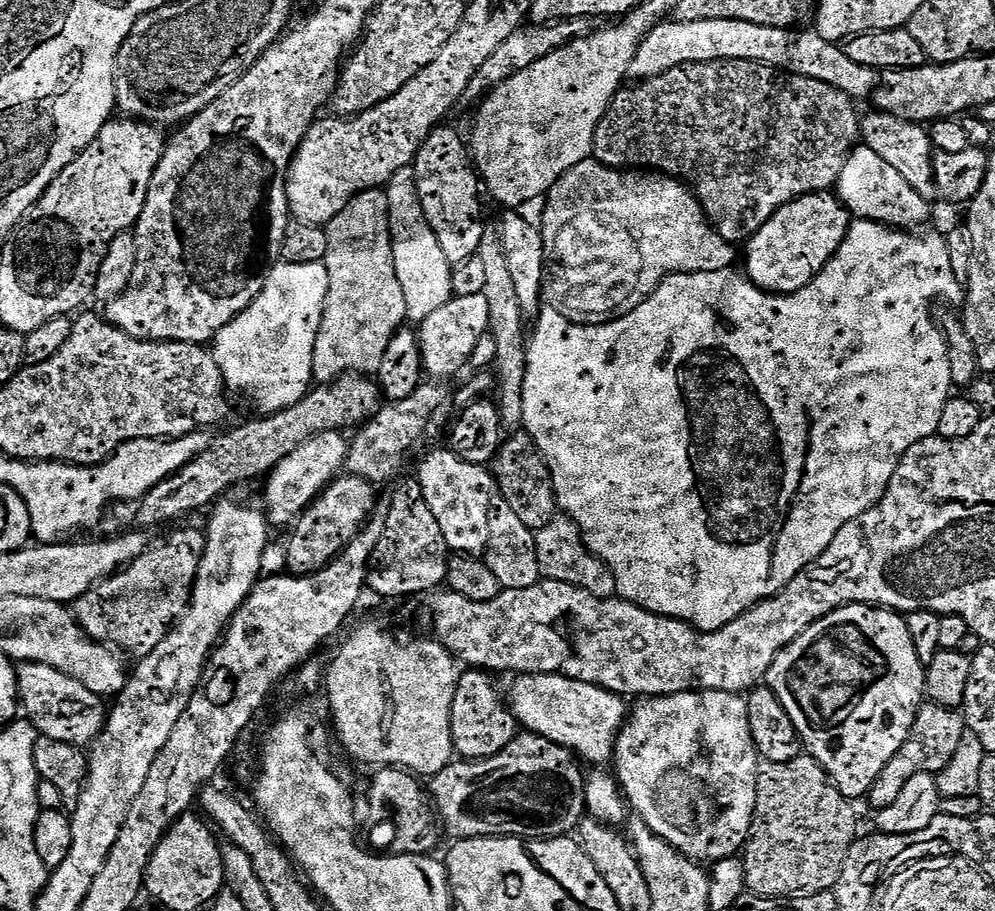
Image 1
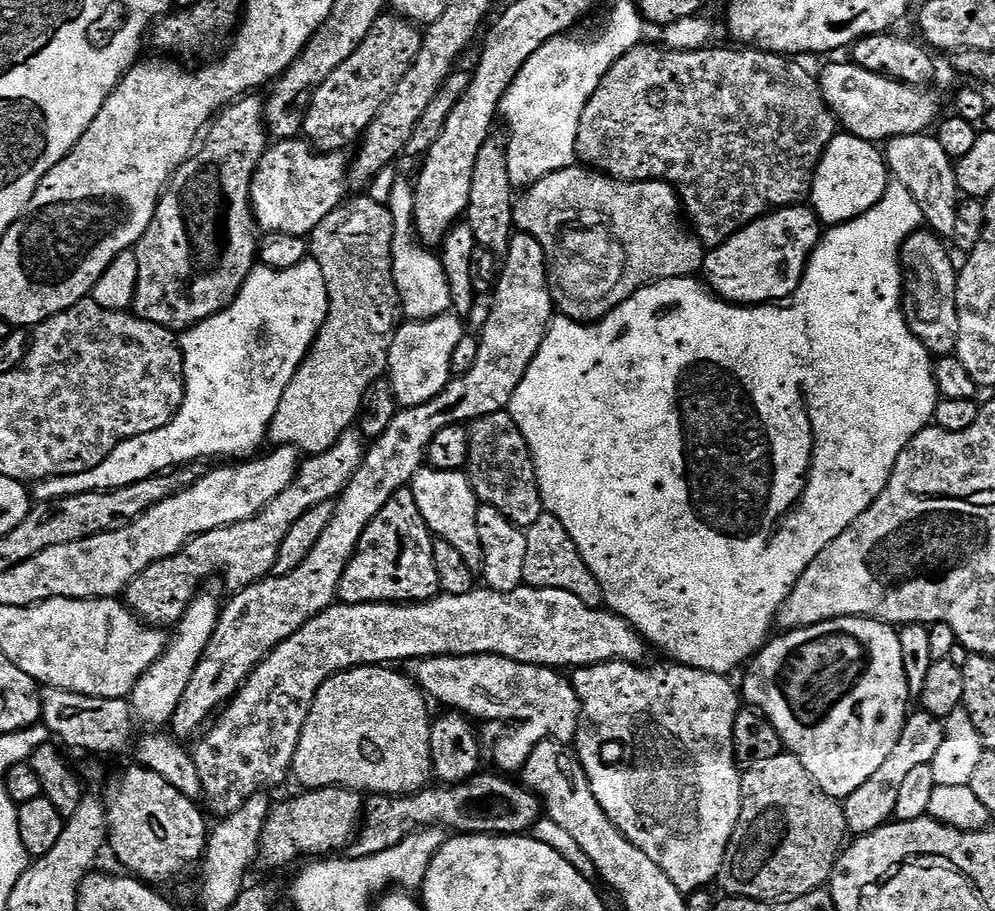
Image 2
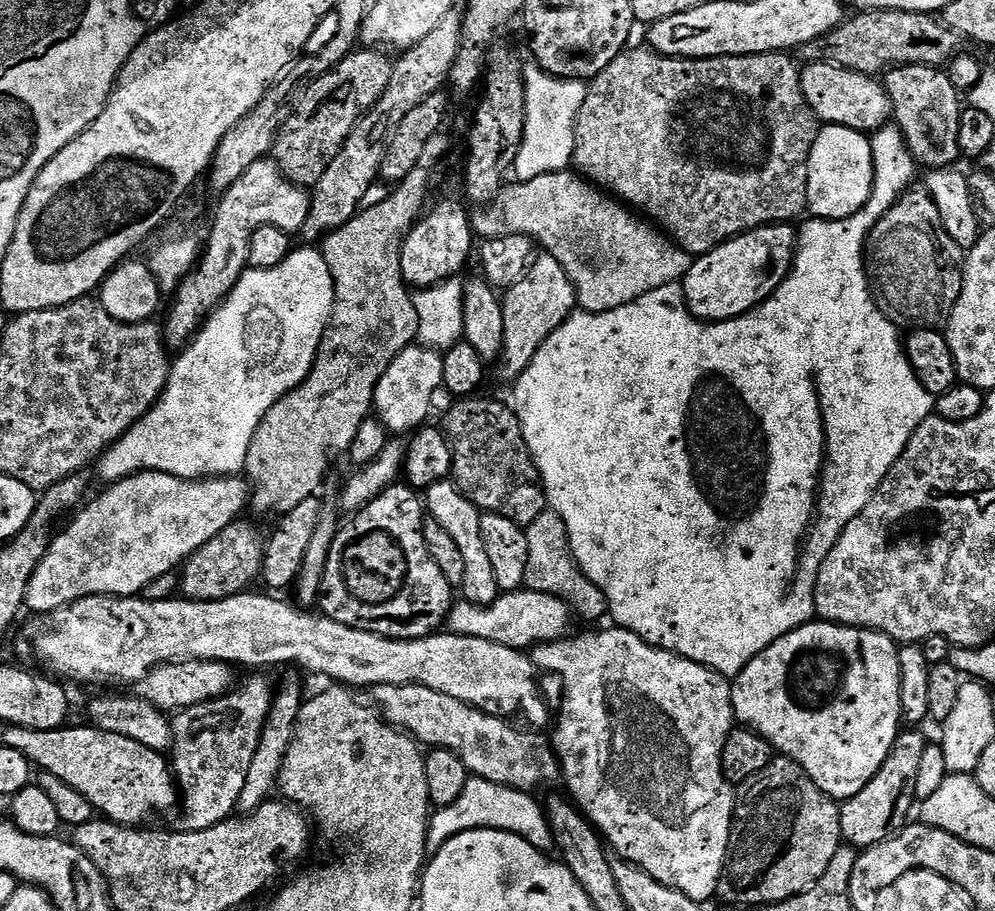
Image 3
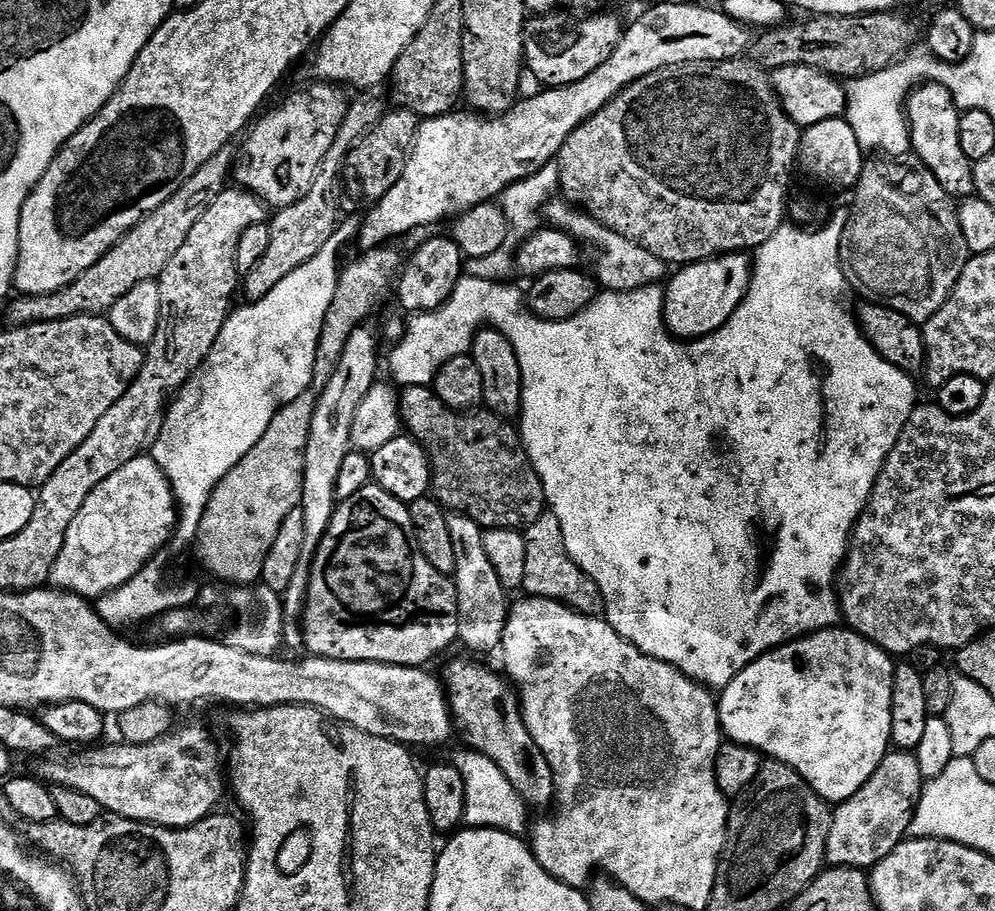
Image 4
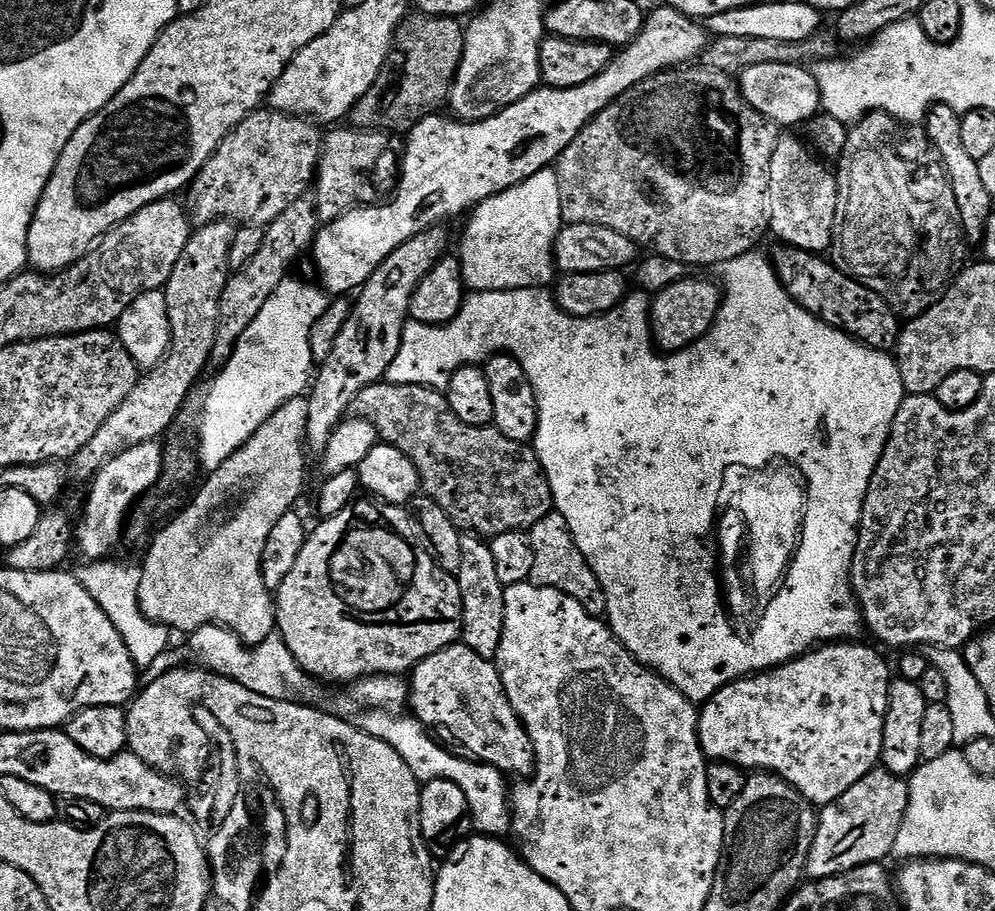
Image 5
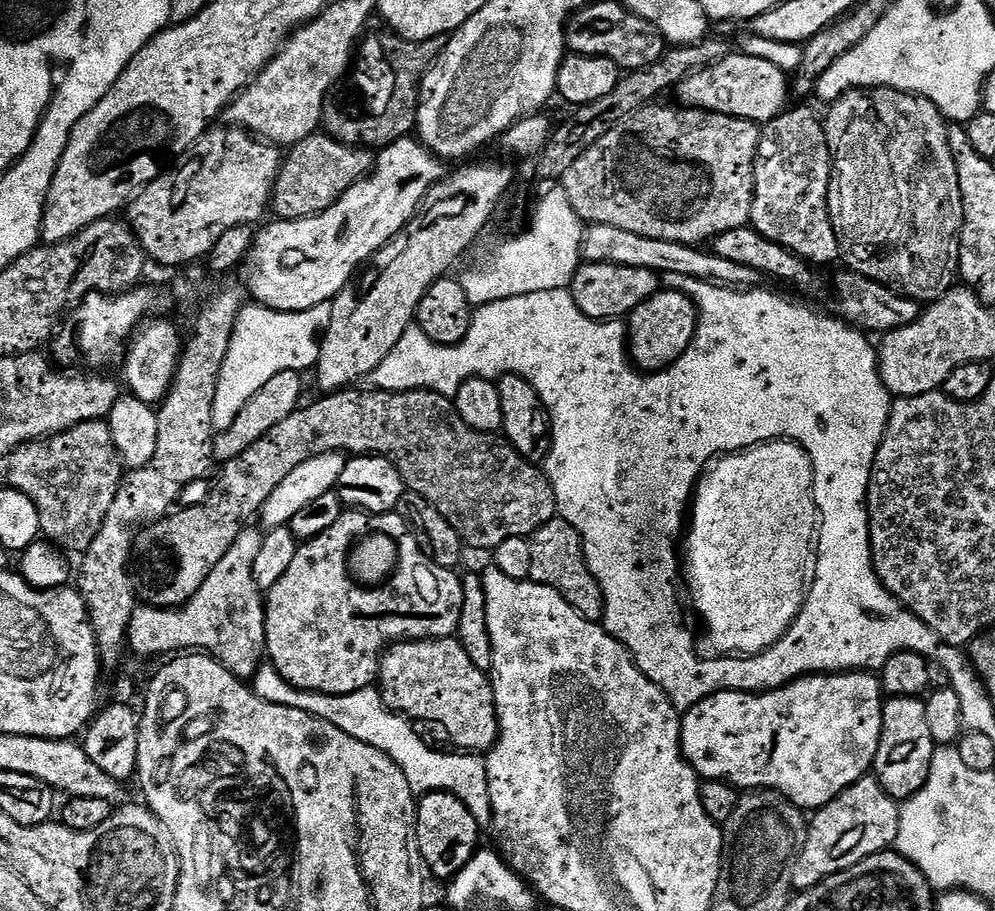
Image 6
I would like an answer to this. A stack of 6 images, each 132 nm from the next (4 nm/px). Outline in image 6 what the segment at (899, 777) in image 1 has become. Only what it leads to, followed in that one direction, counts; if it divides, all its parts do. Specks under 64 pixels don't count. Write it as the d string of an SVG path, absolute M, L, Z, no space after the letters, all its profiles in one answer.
M865 778L851 784L811 817L804 848L792 867L793 889L813 888L828 876L891 849L898 838L899 821L900 804L893 800L879 780Z

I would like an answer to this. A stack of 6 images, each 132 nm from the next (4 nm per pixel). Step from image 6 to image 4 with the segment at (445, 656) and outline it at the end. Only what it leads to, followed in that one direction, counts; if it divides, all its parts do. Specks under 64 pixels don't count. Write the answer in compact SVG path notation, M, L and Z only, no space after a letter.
M452 660L444 668L442 685L448 697L448 708L452 711L452 722L457 733L464 735L464 740L473 752L480 752L502 774L506 774L510 786L518 790L518 794L528 805L529 809L553 807L556 798L556 787L554 786L554 774L550 770L550 762L546 762L546 754L538 750L538 742L530 738L530 730L526 730L524 714L520 711L520 702L517 693L510 687L509 681L503 675L491 672L484 664L475 664L472 660Z

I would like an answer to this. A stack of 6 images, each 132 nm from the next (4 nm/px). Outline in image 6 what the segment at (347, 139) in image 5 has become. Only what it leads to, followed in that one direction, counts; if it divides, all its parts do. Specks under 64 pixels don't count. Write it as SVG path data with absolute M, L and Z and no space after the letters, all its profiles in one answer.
M313 134L291 145L283 157L276 184L272 187L271 211L282 220L301 220L325 212L350 186L369 175L374 168L374 156L367 148L353 148L333 140L327 134Z

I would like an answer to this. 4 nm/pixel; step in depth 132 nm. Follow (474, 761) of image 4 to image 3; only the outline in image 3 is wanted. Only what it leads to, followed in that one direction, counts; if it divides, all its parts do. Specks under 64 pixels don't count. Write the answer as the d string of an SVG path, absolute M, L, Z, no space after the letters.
M472 776L466 782L466 790L462 790L462 798L454 802L449 808L433 811L428 825L428 850L436 851L450 838L475 828L493 828L499 832L509 832L520 836L530 846L545 854L553 851L552 831L548 825L548 815L545 809L535 800L535 795L519 792L517 788L498 786L494 782L486 782L482 778Z

